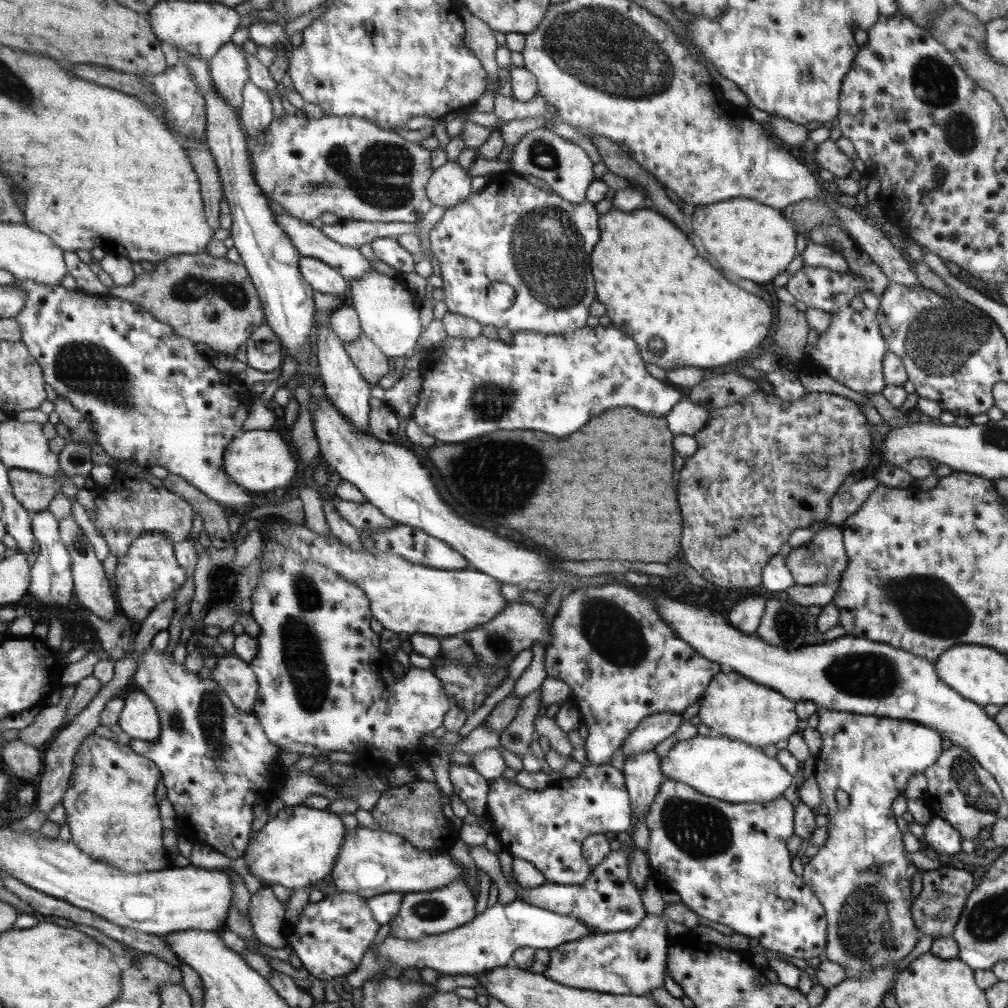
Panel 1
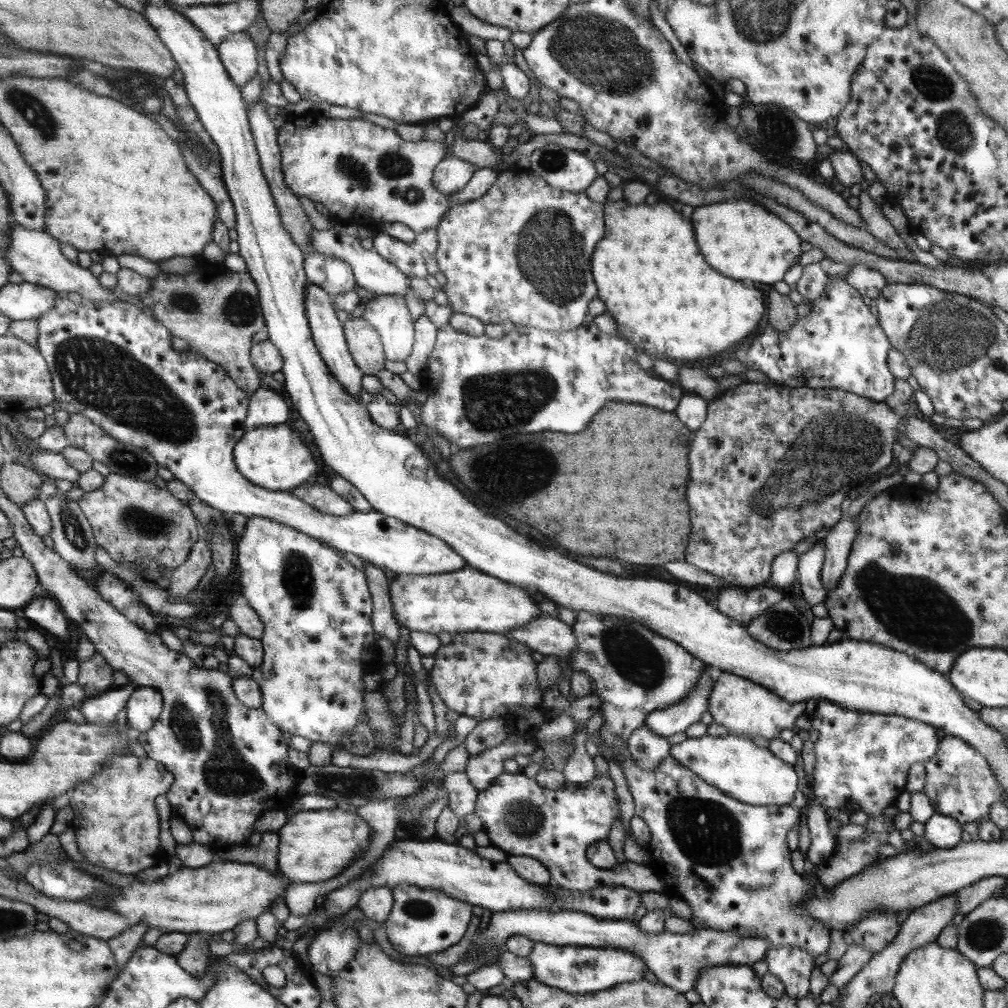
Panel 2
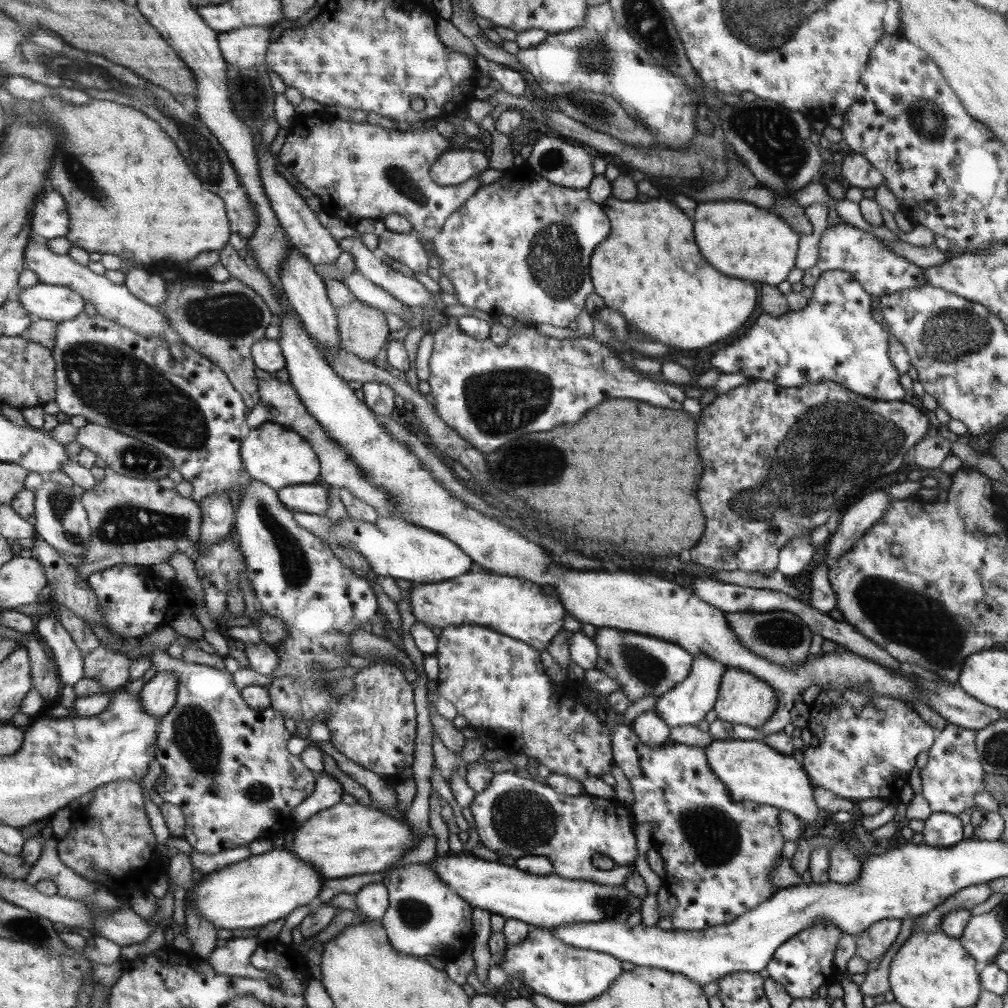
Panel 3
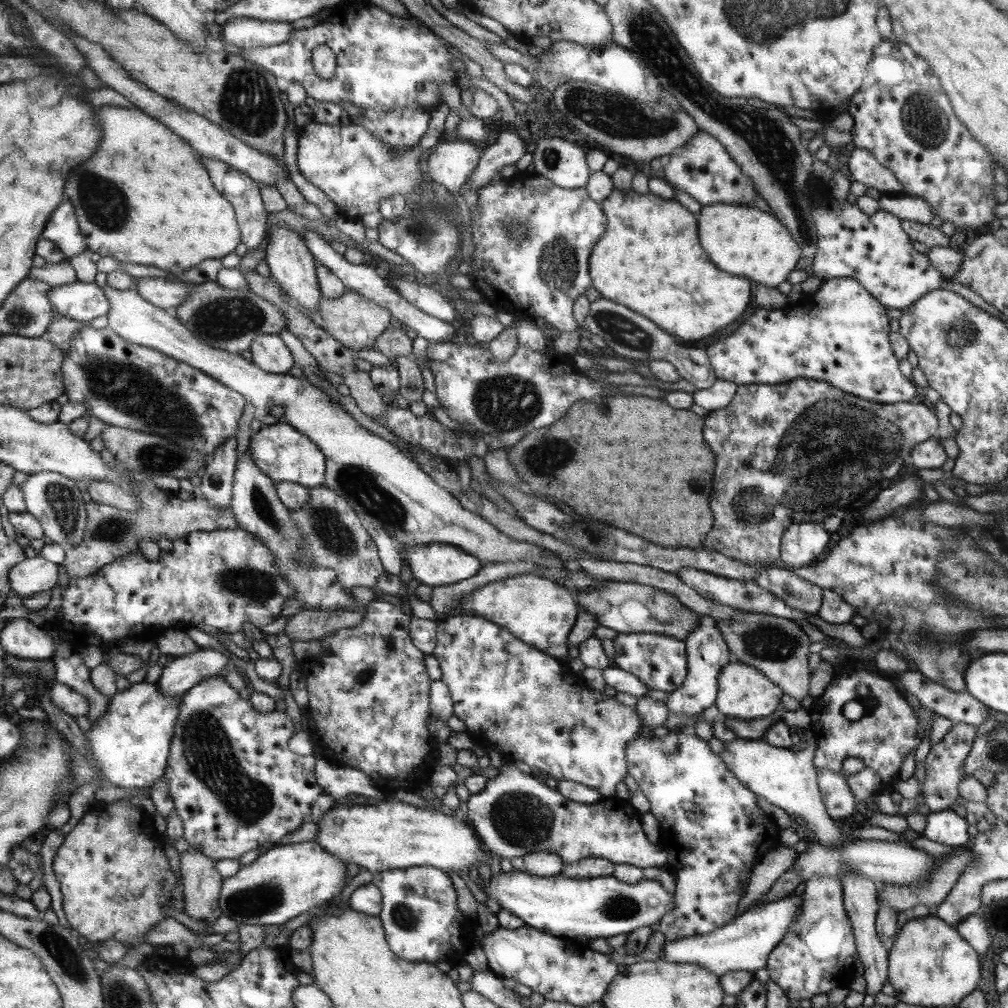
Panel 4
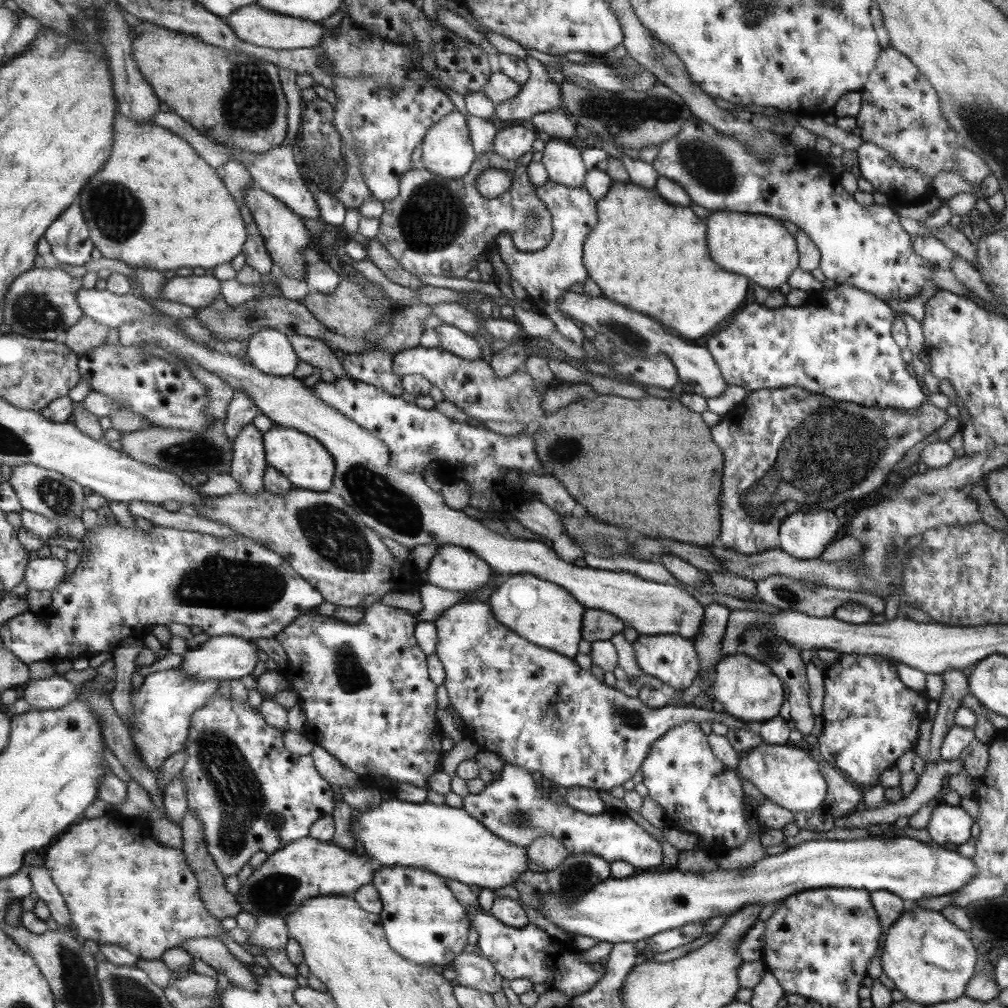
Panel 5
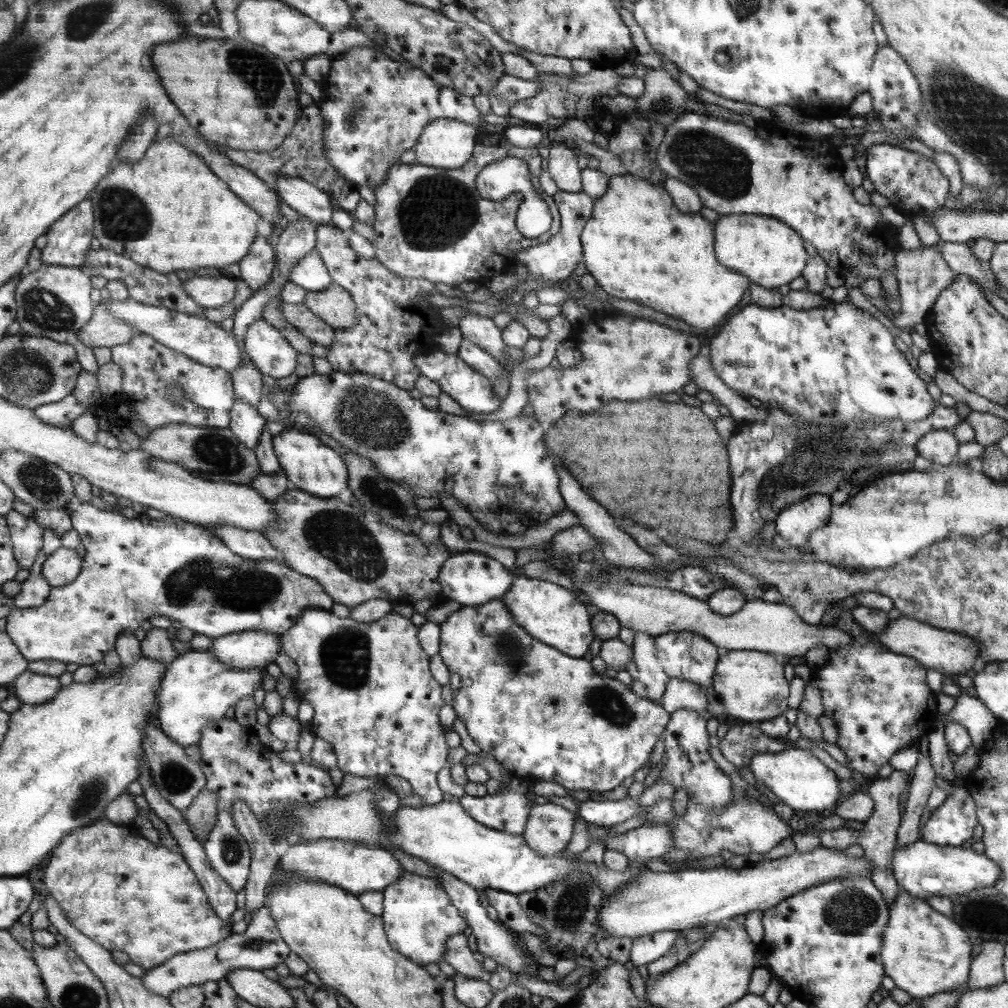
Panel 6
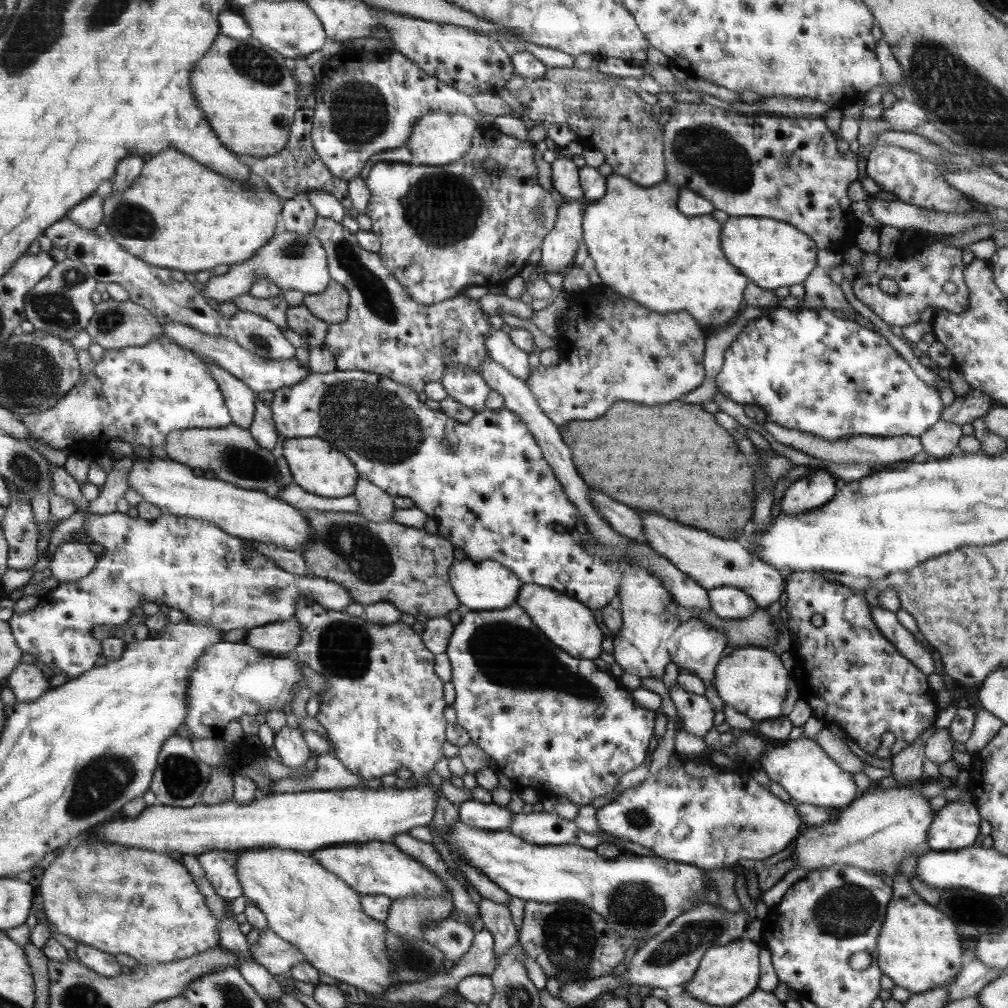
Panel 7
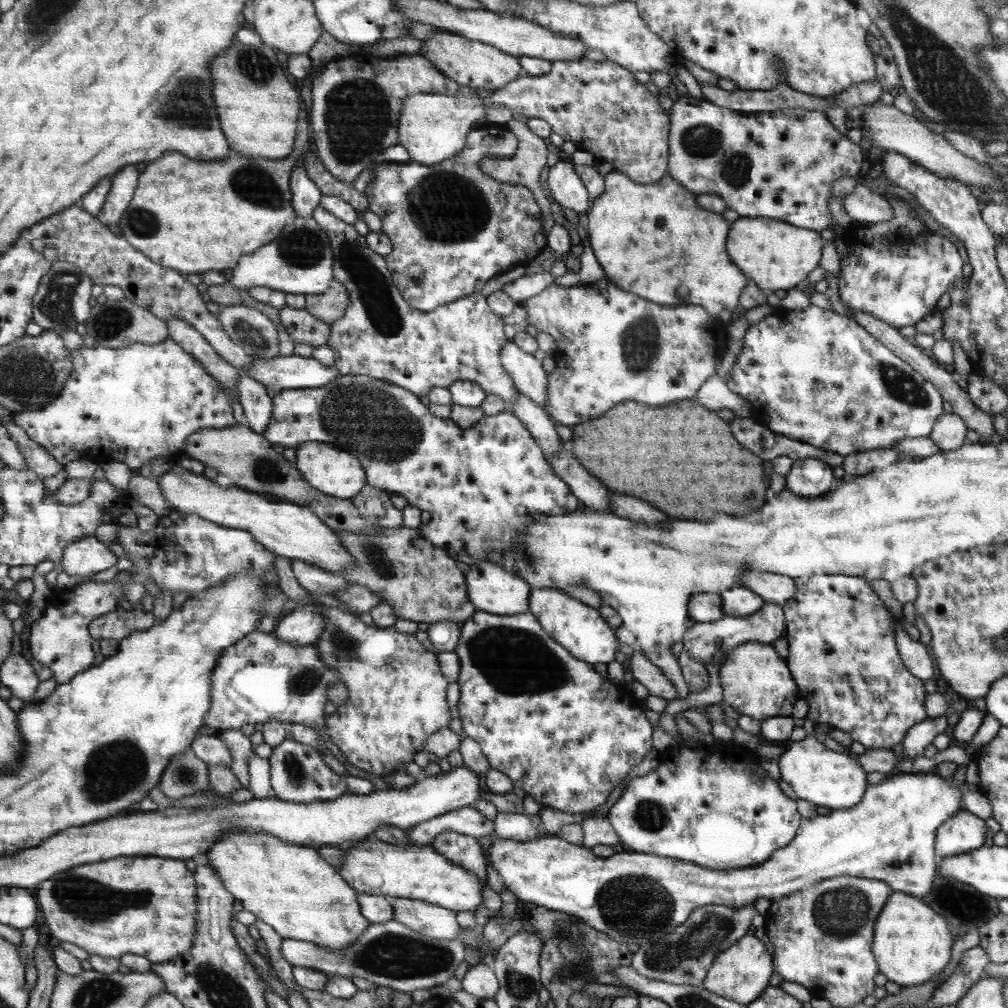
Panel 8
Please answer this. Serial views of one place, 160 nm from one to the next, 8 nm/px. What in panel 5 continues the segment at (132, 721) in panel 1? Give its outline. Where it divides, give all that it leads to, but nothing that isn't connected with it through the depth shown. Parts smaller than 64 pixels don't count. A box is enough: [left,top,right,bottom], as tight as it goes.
[180,636,258,681]

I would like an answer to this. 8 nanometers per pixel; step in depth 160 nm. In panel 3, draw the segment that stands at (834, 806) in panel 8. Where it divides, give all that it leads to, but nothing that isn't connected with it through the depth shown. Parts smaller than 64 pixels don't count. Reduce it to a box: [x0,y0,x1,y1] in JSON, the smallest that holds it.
[702,738,861,884]

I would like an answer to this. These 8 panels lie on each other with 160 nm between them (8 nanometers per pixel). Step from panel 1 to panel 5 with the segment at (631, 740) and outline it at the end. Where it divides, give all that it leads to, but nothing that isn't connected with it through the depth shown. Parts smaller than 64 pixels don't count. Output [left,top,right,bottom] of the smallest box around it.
[691,603,729,677]

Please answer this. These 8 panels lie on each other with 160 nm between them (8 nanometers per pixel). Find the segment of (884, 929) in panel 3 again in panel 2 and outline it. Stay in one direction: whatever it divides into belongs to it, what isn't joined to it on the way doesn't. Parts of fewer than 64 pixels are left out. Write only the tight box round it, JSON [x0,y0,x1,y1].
[828,942,872,989]

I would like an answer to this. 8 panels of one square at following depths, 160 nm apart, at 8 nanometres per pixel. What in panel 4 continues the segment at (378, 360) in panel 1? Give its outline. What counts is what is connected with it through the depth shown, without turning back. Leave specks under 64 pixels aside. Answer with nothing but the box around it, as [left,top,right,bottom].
[316,290,394,352]

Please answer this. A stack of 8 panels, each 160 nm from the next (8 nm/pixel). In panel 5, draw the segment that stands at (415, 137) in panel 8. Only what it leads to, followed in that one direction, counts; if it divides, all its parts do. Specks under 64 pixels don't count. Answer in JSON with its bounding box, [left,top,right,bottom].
[420,109,473,179]

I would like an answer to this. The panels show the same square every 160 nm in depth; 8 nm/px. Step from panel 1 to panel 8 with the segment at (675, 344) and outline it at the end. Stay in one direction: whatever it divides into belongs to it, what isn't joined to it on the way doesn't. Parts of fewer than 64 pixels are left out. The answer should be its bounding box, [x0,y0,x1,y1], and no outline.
[587,171,745,327]

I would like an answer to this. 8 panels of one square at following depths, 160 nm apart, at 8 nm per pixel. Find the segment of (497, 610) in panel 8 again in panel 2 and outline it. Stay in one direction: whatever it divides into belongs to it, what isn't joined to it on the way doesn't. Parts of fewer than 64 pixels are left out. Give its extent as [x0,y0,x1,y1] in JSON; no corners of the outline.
[37,294,467,575]

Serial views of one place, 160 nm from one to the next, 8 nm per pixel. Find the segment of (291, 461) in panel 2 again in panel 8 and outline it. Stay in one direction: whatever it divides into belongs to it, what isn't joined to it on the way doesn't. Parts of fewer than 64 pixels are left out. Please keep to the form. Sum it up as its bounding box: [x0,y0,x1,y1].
[293,442,367,499]

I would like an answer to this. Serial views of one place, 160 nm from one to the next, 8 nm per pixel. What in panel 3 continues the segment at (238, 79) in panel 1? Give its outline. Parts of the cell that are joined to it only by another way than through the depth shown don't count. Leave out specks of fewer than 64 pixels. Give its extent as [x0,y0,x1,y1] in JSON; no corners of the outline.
[218,26,269,69]

